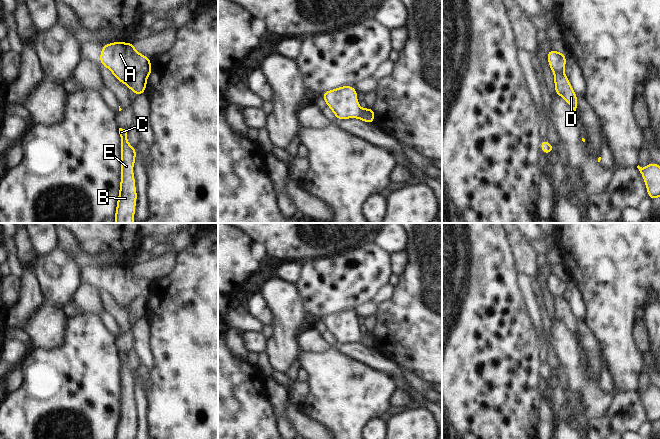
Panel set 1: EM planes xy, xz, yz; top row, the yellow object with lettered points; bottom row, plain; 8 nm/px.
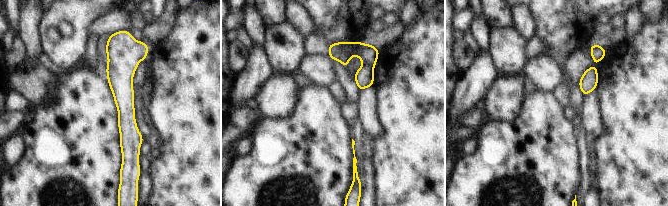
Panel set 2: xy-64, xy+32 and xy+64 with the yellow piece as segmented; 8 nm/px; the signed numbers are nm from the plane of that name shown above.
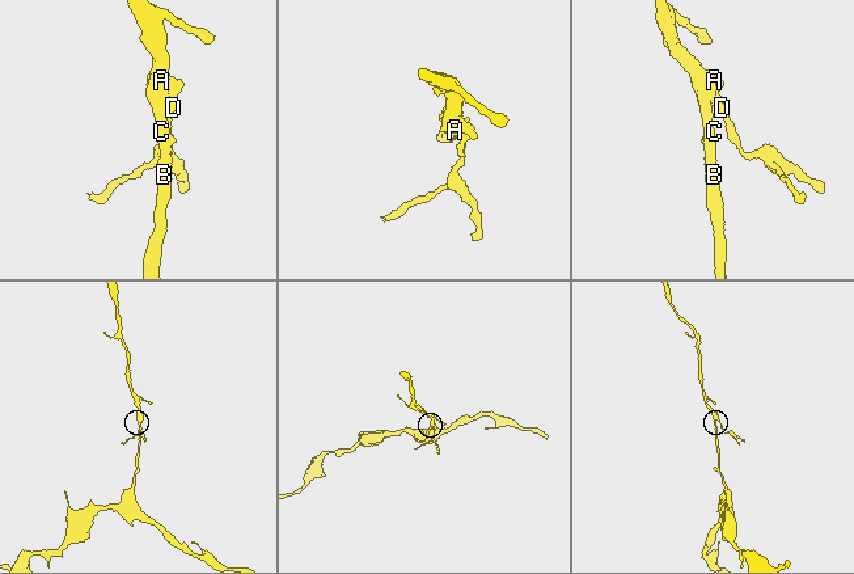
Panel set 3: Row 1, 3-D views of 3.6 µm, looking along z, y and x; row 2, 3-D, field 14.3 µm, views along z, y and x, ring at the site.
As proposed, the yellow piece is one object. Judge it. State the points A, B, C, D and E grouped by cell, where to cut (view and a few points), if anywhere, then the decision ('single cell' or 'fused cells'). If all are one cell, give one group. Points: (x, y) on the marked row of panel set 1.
groups A B C E / D; cut xy (147, 76), (138, 71), (129, 80), (127, 85); fused cells

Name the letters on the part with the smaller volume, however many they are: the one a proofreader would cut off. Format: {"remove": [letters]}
{"remove": ["D"]}

